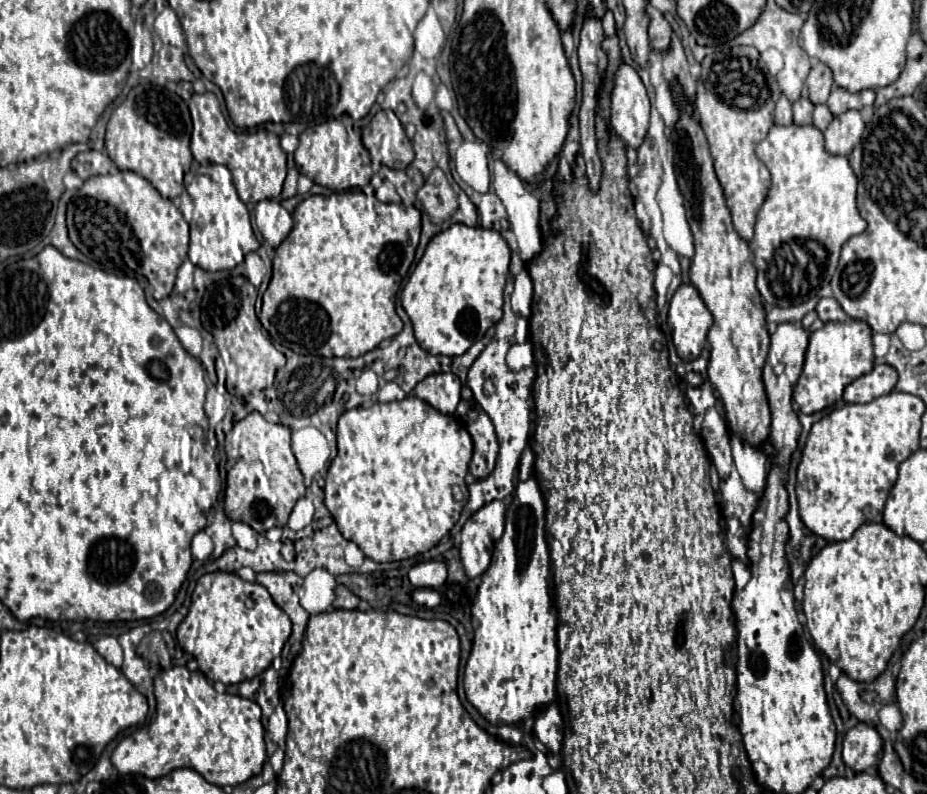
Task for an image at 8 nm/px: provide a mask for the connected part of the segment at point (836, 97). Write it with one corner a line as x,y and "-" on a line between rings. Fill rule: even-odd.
833,87
827,99
827,107
831,109
833,115
841,115
849,109
863,109
865,105
873,105
873,101
875,101
873,89
865,89
861,93
849,93
847,89

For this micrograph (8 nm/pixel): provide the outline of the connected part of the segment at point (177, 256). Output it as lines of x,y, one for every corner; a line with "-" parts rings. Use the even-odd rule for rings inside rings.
117,171
109,175
97,175
85,181
85,185
71,197
67,205
67,227
71,243
91,261
97,261
103,269
115,269
115,275
145,275
153,287
153,297
161,301
171,295
177,269
187,257
189,249
189,225
181,211
163,199
157,189
133,171

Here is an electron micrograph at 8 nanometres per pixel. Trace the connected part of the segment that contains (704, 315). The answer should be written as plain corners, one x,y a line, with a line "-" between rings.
683,283
669,303
669,319
673,345
683,361
699,357
707,331
713,323
709,309
705,307
699,291
691,283

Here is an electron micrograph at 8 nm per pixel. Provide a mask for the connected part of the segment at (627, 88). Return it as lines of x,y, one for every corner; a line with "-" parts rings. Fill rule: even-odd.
621,63
611,93
611,125
629,147
639,147
649,127
649,97
635,67

